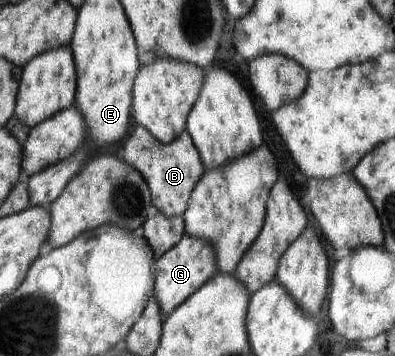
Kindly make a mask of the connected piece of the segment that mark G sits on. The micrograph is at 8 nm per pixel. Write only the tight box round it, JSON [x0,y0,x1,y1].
[154,235,218,317]

